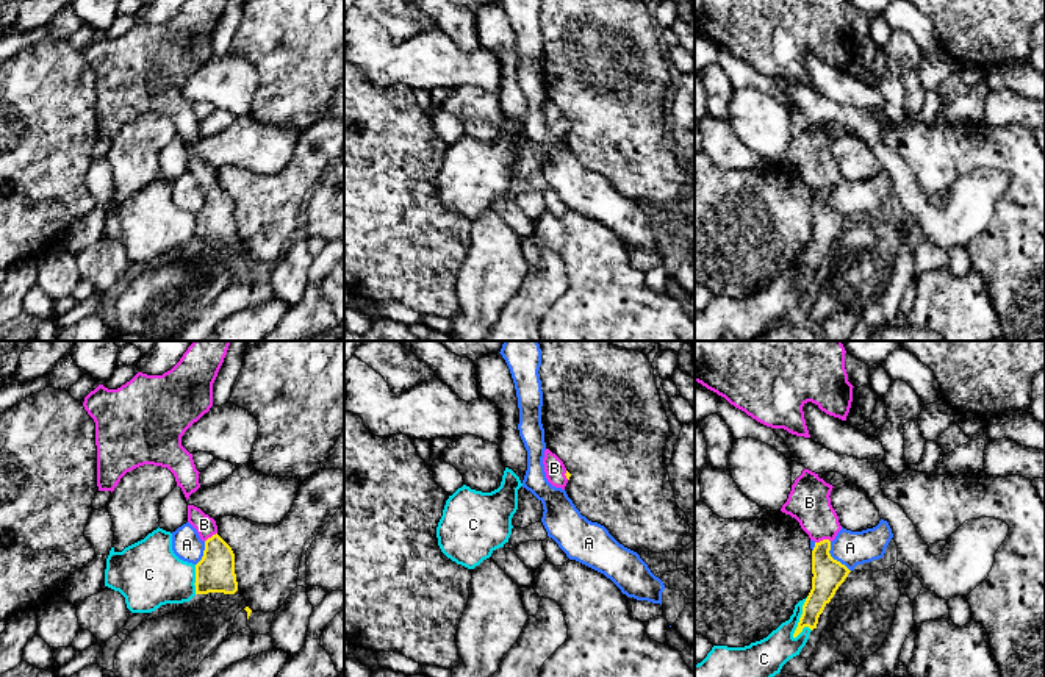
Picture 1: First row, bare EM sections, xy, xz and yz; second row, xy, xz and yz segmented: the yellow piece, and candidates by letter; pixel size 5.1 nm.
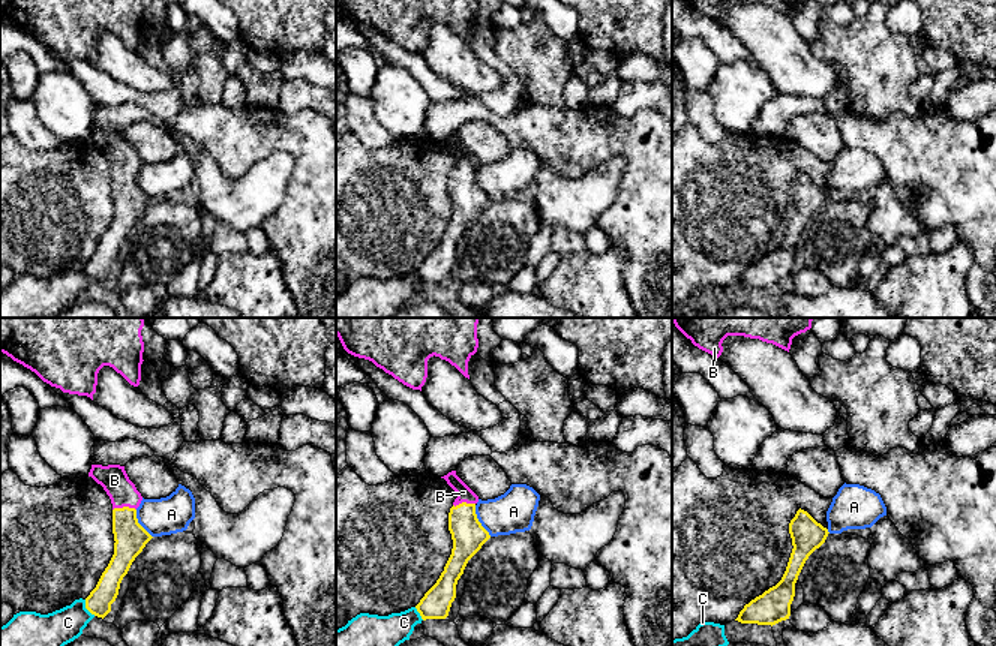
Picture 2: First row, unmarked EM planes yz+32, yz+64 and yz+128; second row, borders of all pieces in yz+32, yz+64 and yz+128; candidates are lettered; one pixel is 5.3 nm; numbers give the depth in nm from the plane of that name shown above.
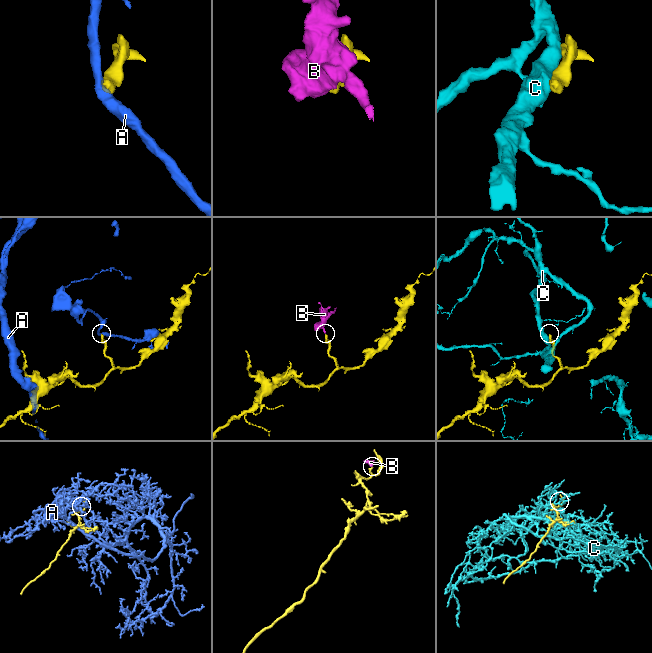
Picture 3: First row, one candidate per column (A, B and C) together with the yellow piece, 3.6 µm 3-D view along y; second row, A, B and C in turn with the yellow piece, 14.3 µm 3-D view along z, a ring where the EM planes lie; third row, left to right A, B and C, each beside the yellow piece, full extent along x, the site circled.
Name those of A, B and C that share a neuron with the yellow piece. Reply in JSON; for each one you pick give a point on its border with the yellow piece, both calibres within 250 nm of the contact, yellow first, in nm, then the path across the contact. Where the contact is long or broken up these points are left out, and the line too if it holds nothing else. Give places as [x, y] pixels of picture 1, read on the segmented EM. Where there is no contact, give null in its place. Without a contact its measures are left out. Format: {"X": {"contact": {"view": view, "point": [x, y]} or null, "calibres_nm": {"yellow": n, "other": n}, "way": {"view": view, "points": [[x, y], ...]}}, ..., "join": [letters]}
{"B": {"contact": {"view": "yz", "point": [823, 540]}, "calibres_nm": {"yellow": 160, "other": 220}, "way": {"view": "yz", "points": [[828, 574], [823, 566], [823, 540], [822, 524], [809, 502]]}}, "join": ["B"]}

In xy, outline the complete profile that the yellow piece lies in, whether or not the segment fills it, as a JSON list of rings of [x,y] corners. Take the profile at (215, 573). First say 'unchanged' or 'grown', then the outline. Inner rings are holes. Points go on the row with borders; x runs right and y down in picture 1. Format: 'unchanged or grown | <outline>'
grown | [[[188,505],[188,522],[205,543],[203,557],[196,564],[196,594],[235,594],[238,591],[235,553],[217,535],[216,521],[200,508]]]

